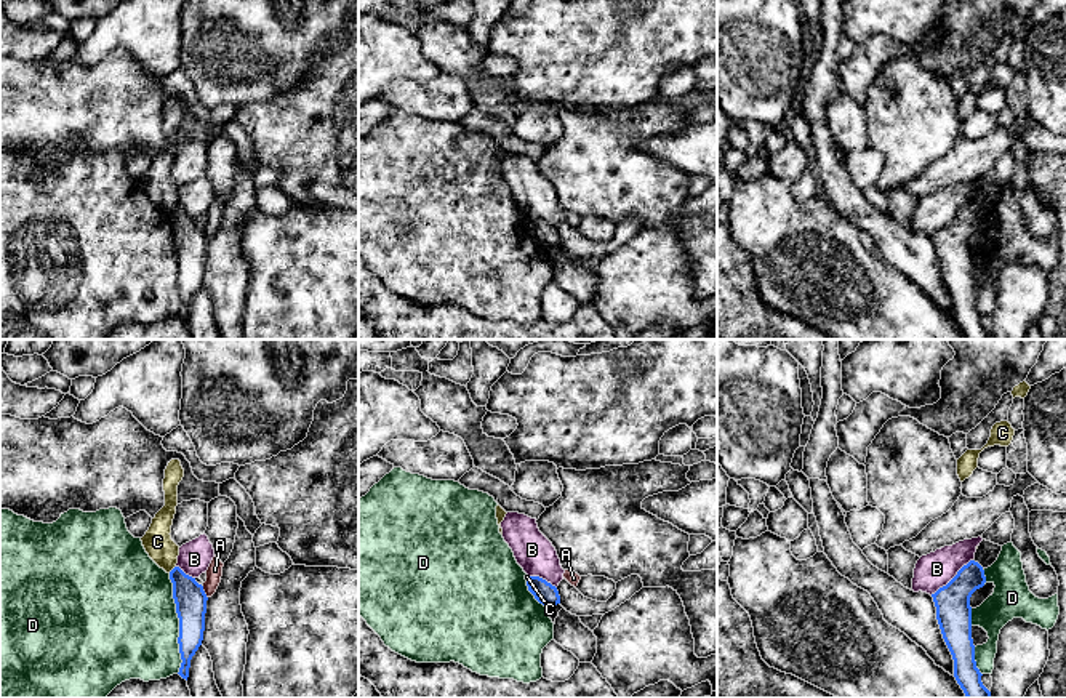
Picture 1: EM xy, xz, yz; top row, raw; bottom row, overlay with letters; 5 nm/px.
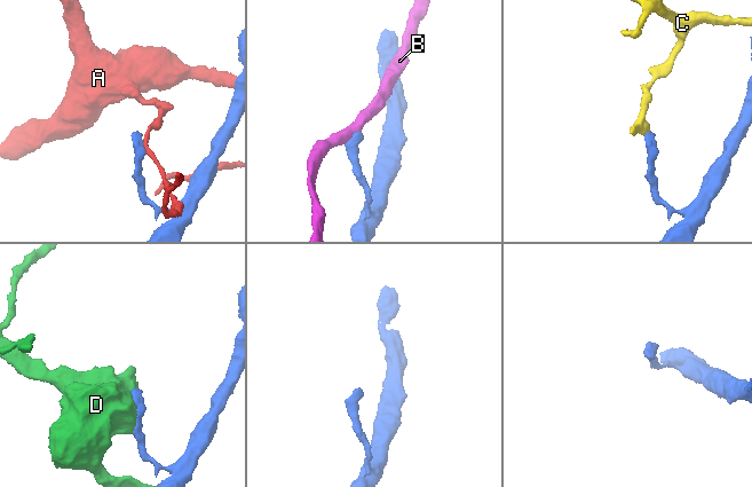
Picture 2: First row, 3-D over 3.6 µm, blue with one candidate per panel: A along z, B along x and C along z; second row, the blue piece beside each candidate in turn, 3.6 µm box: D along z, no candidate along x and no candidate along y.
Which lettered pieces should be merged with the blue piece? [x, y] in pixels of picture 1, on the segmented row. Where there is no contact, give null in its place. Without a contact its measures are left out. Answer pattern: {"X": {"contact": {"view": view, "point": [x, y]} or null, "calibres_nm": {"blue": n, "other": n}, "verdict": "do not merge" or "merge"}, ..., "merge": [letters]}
{"A": {"contact": {"view": "xy", "point": [204, 593]}, "calibres_nm": {"blue": 160, "other": 80}, "verdict": "do not merge"}, "B": {"contact": {"view": "yz", "point": [953, 578]}, "calibres_nm": {"blue": 180, "other": 180}, "verdict": "do not merge"}, "C": {"contact": {"view": "xy", "point": [173, 569]}, "calibres_nm": {"blue": 160, "other": 150}, "verdict": "do not merge"}, "D": {"contact": {"view": "xy", "point": [180, 623]}, "calibres_nm": {"blue": 160, "other": 480}, "verdict": "do not merge"}, "merge": []}

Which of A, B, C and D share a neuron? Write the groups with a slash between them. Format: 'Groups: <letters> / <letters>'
Groups: A / B / C / D

